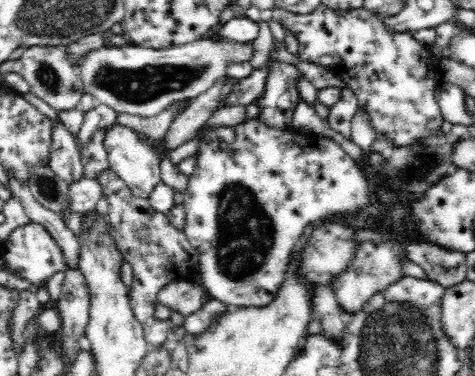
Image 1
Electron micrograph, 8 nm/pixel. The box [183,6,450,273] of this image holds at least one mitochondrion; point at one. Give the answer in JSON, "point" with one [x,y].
{"point":[418,165]}

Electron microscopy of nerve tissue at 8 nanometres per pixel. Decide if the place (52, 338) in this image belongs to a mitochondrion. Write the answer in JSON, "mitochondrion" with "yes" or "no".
{"mitochondrion":"no"}

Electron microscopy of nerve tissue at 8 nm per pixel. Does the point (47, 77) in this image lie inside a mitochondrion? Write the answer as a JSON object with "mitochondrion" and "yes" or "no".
{"mitochondrion":"yes"}

